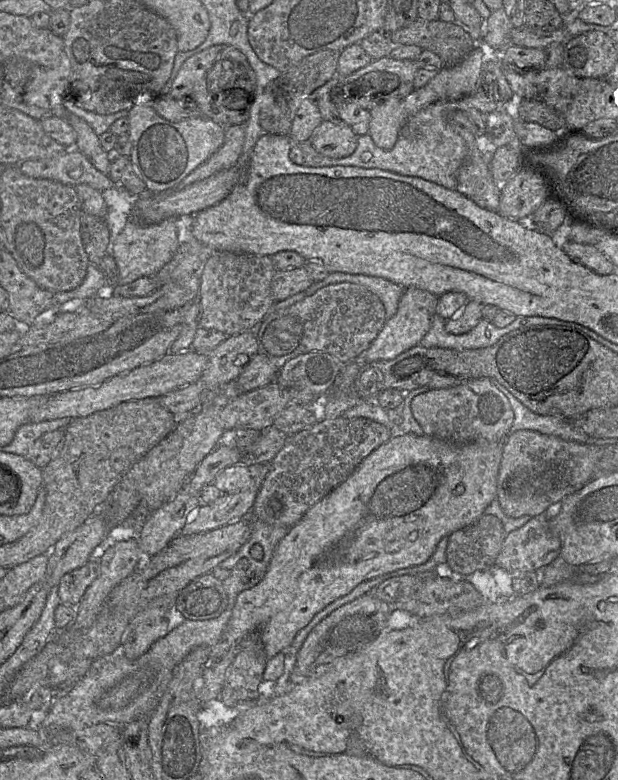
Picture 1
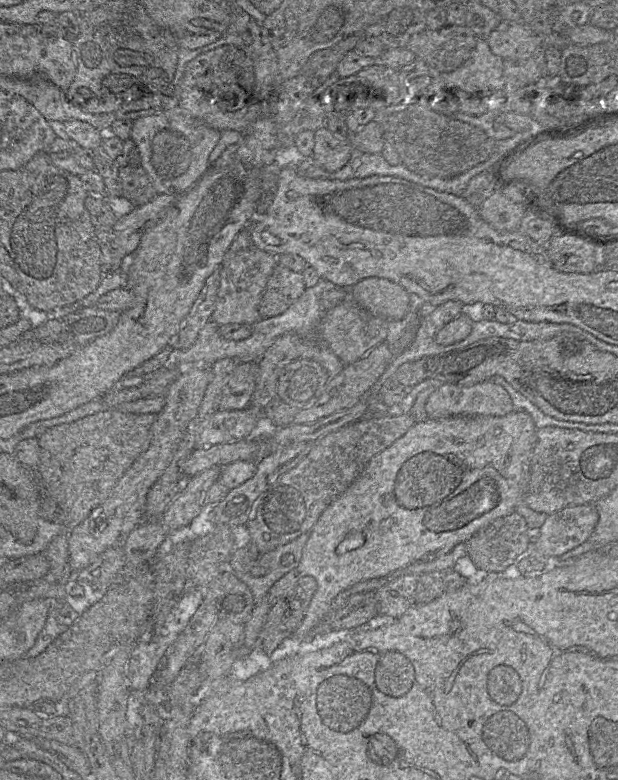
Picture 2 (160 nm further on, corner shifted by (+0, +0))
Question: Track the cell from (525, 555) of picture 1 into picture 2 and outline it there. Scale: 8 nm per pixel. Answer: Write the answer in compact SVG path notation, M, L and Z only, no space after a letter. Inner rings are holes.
M594 504L570 506L550 514L534 533L531 550L546 558L560 557L586 542L598 520Z

